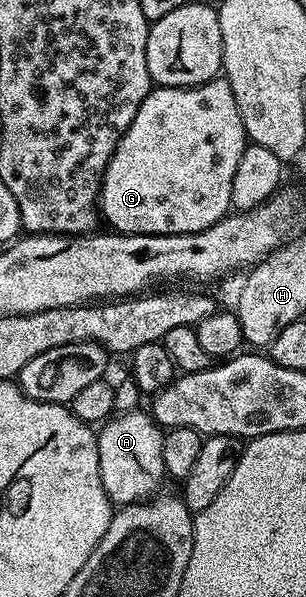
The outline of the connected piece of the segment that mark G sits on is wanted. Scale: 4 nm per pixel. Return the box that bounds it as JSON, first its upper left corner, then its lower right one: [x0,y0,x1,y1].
[101,79,247,237]

